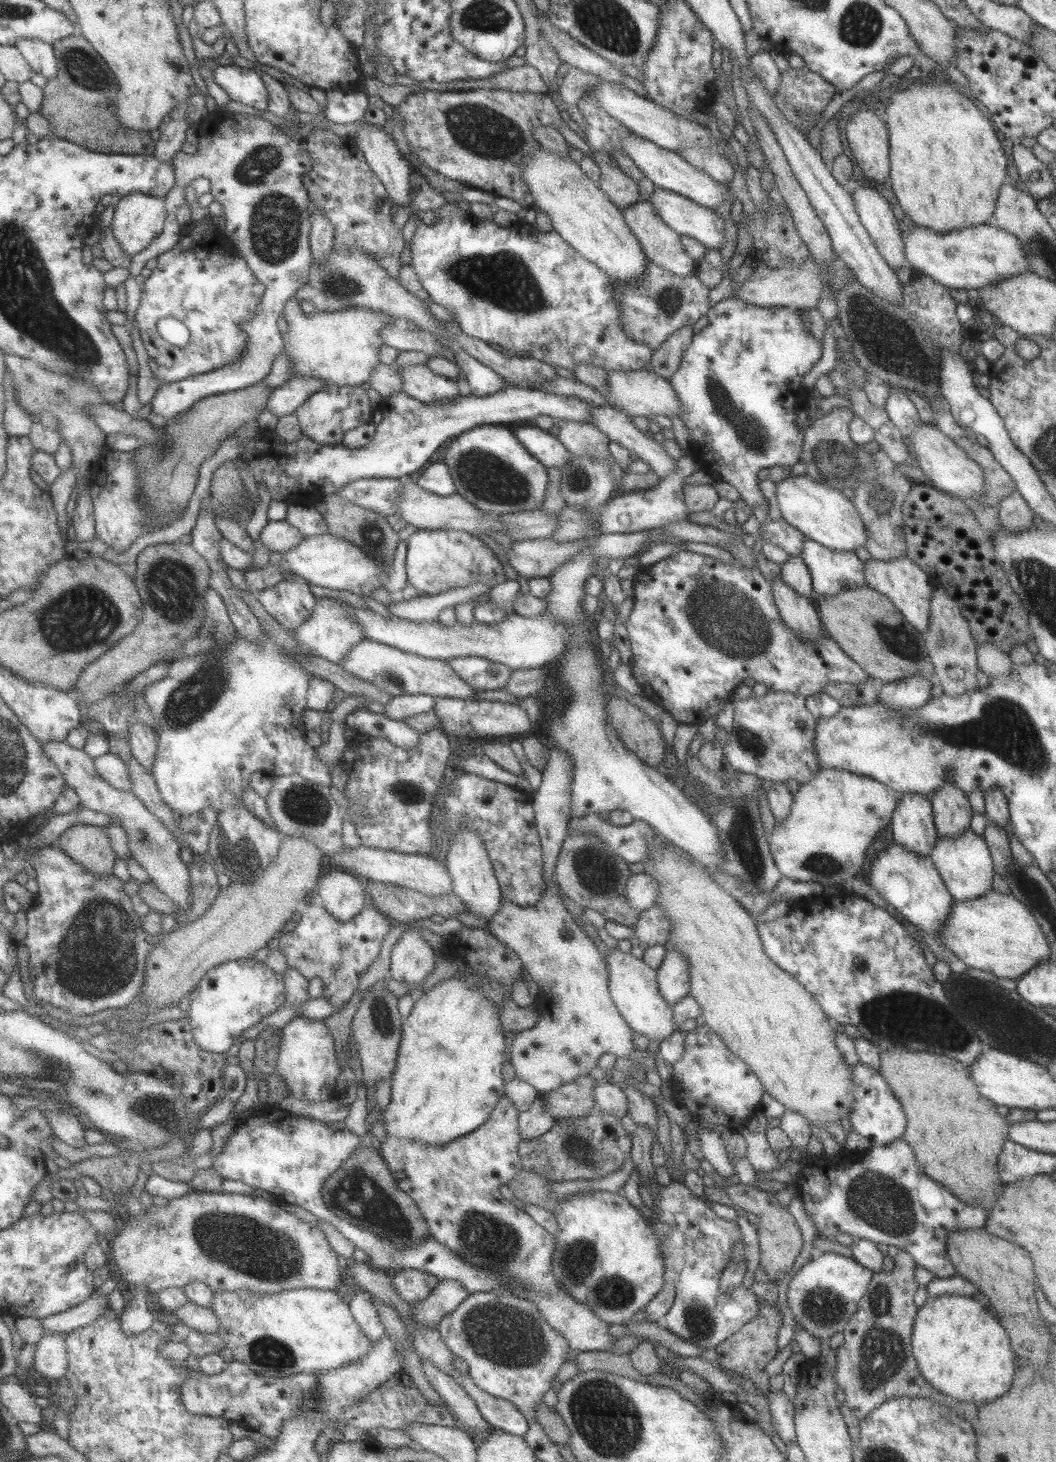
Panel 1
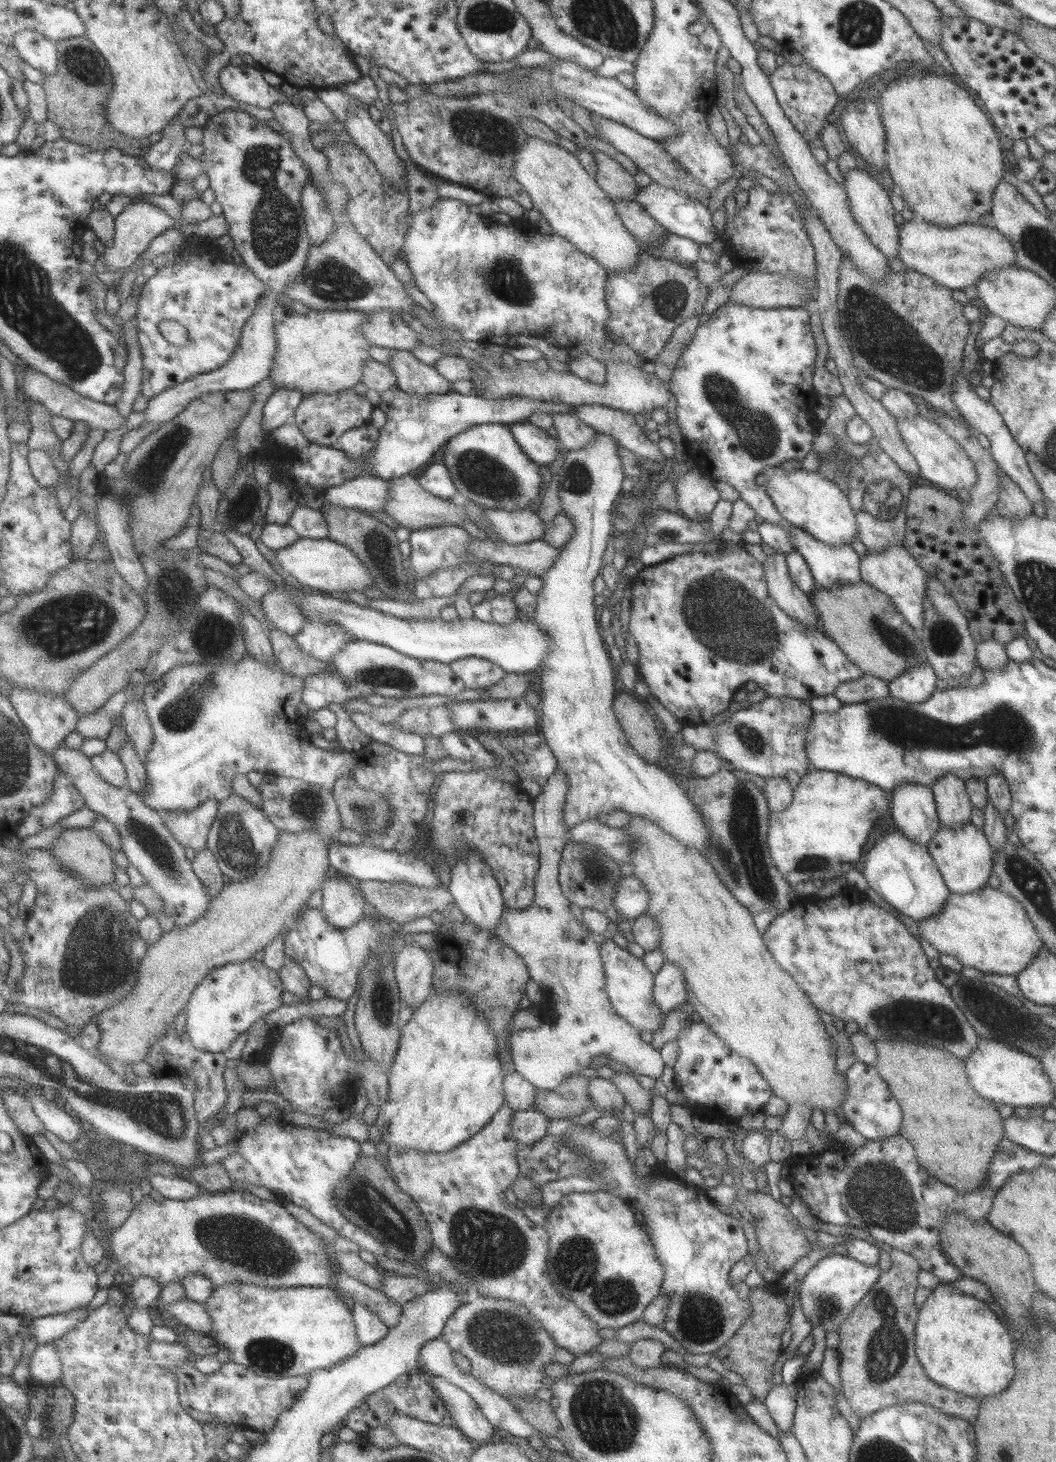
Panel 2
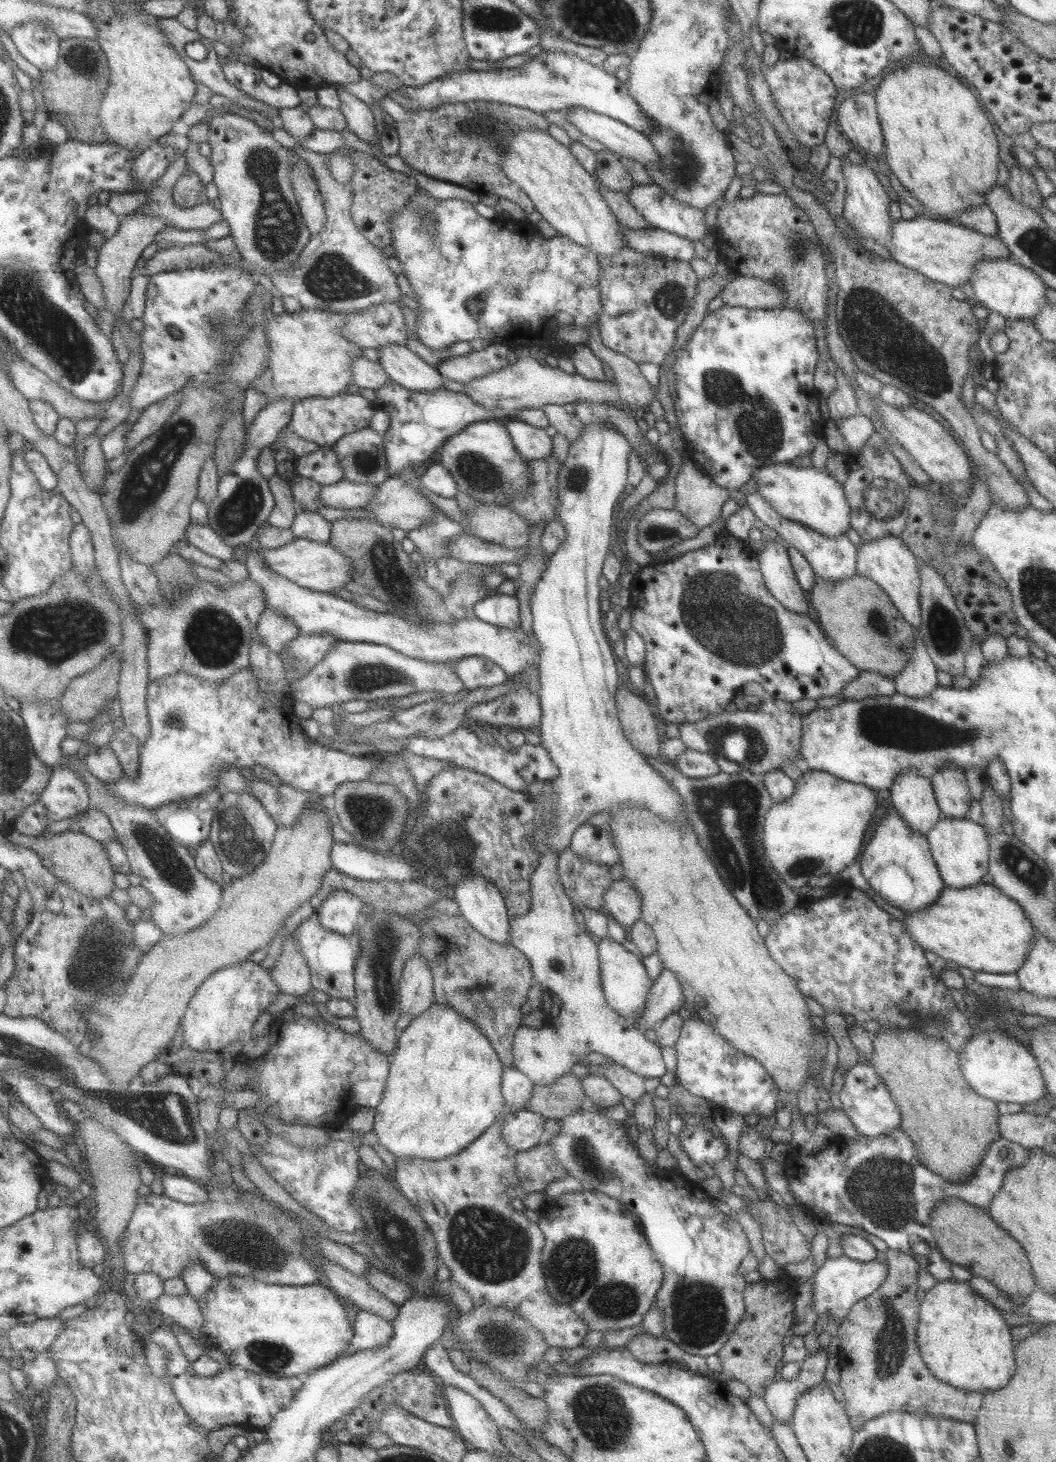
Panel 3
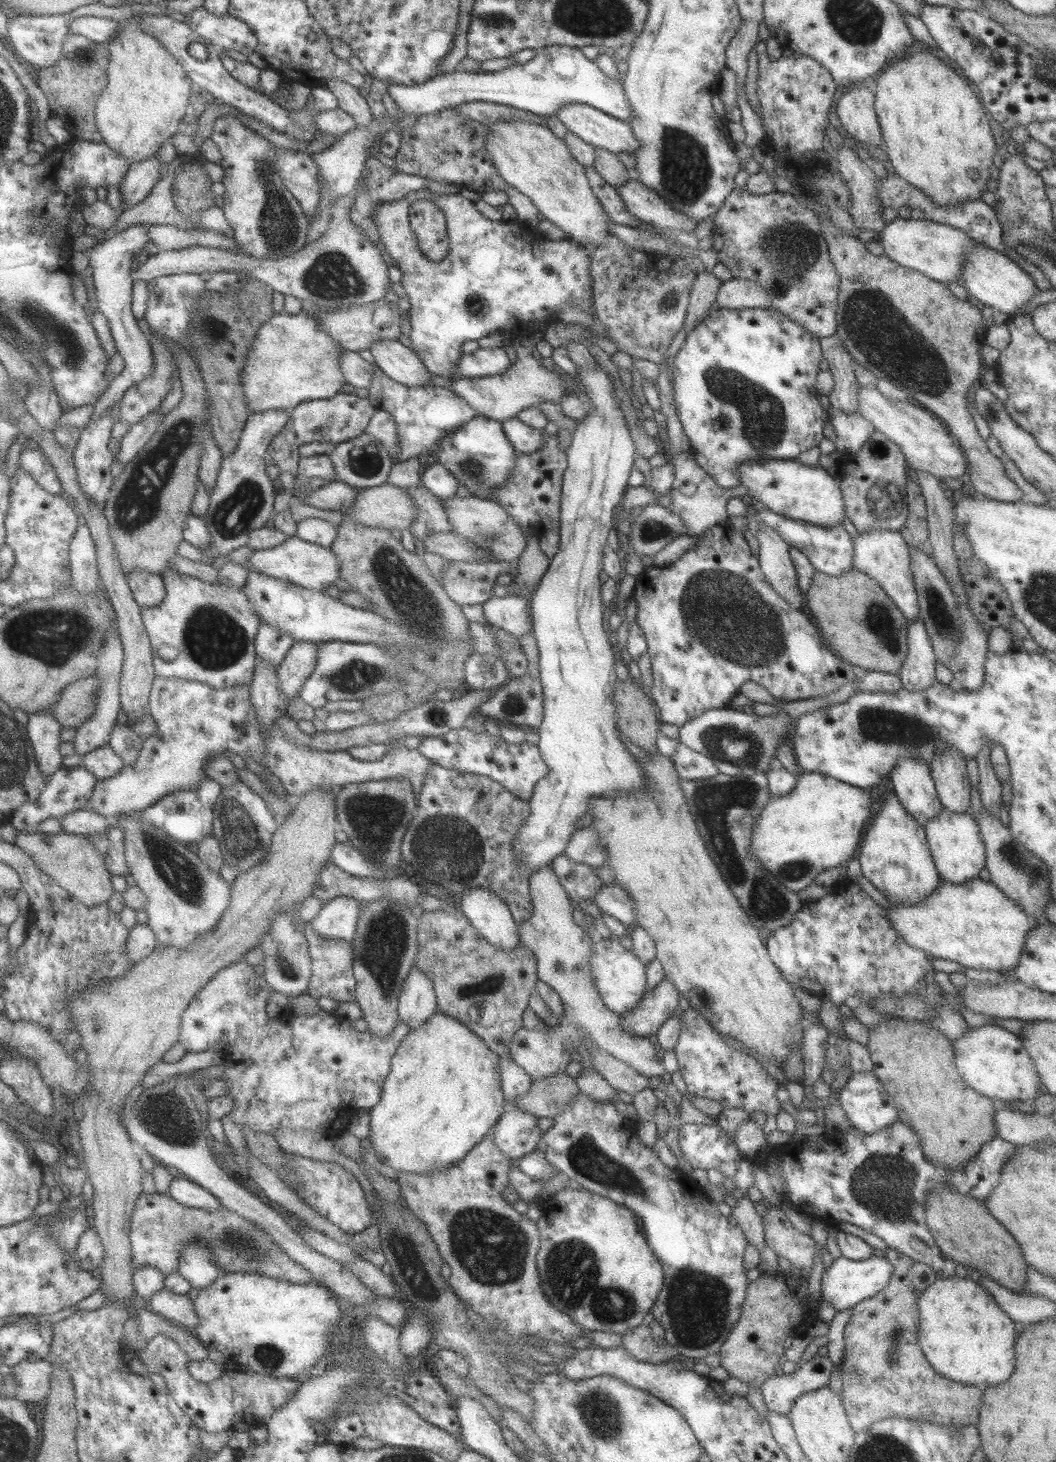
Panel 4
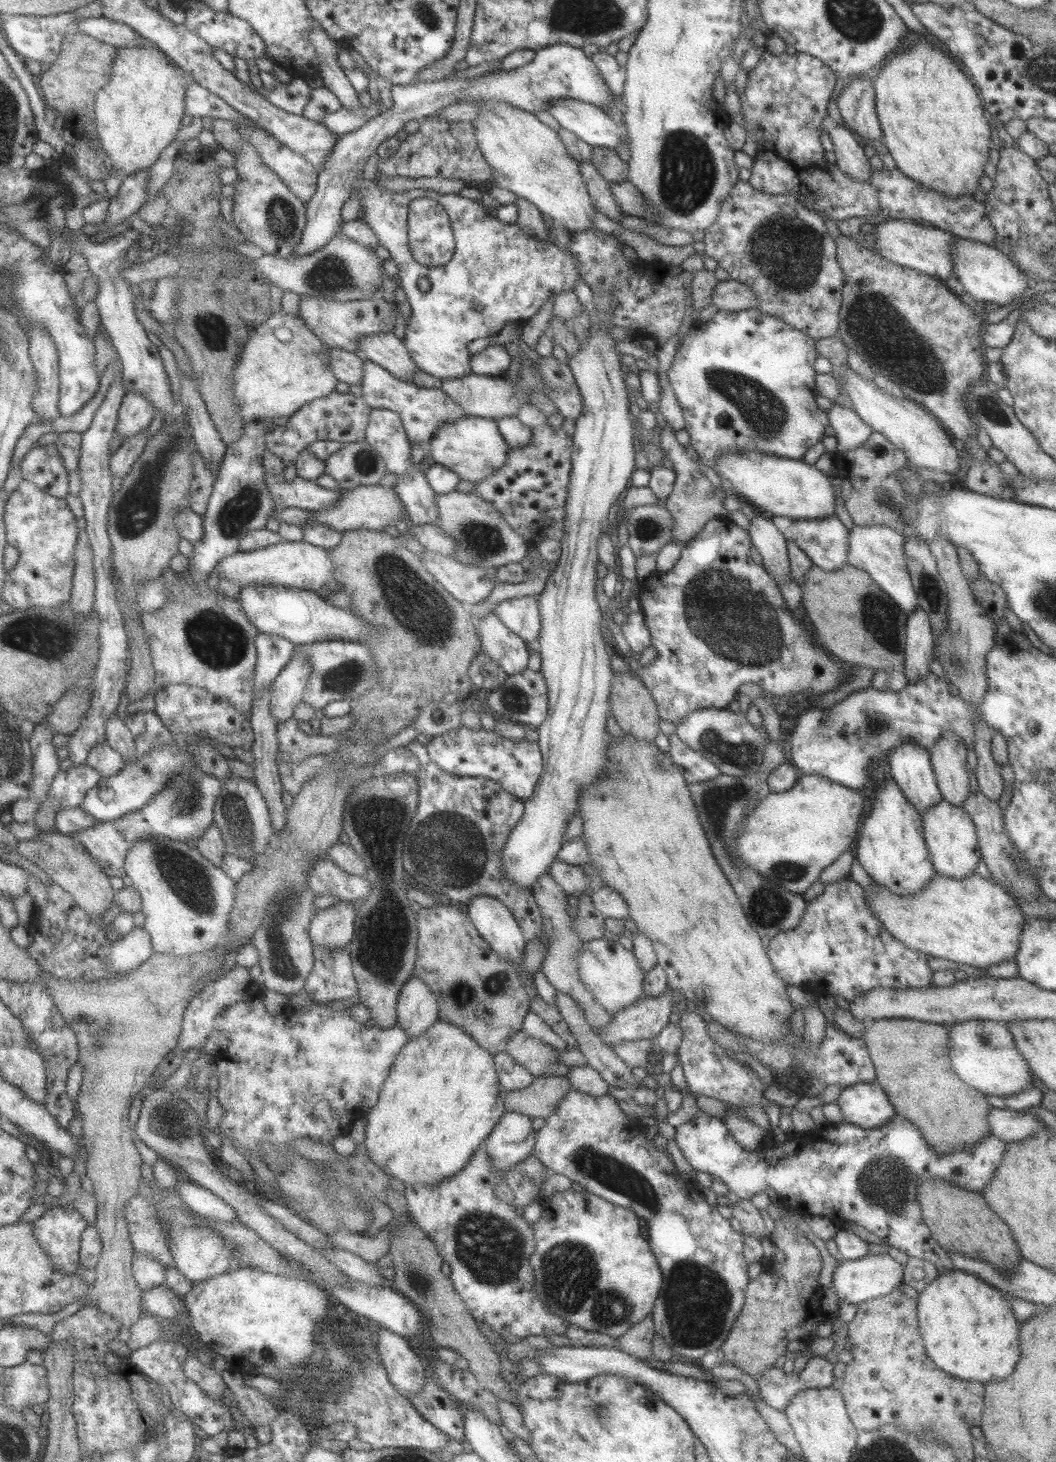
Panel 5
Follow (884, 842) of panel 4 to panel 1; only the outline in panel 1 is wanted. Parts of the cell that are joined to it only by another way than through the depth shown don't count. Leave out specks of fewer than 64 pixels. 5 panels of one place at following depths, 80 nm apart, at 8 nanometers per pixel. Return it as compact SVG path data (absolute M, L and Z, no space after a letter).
M895 843L877 853L871 862L868 884L907 922L934 936L946 925L954 900L928 856L915 854Z

